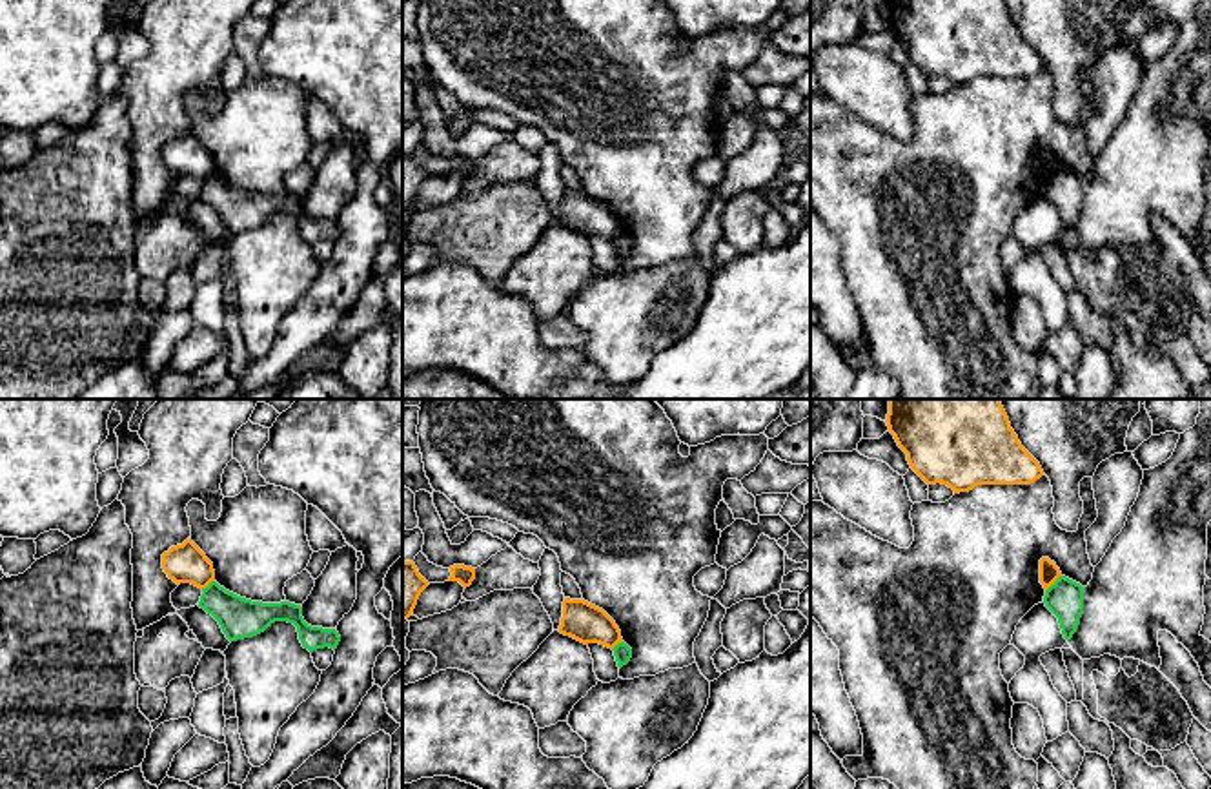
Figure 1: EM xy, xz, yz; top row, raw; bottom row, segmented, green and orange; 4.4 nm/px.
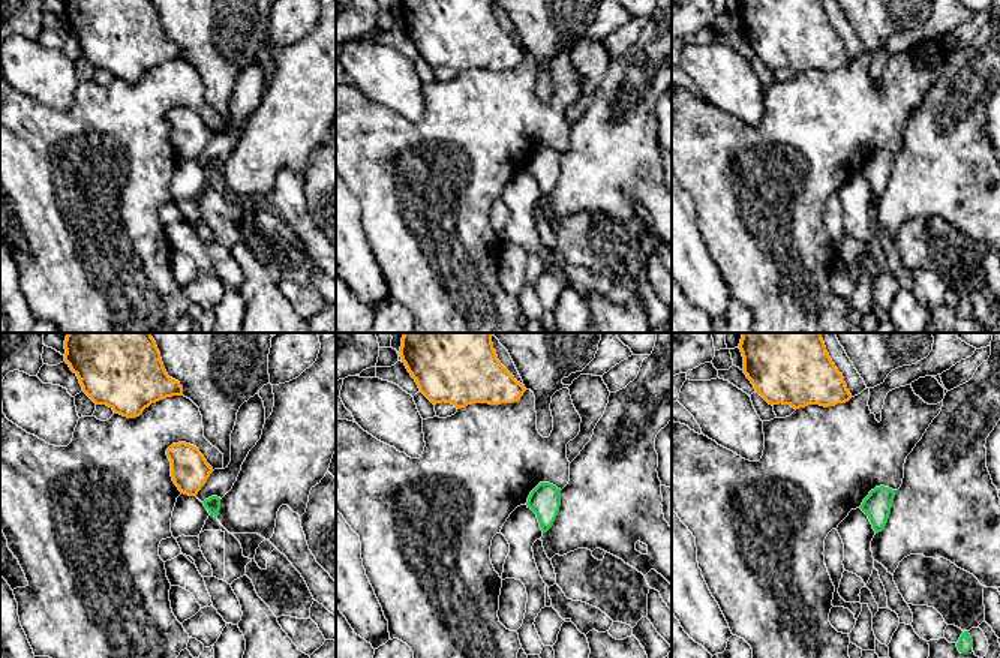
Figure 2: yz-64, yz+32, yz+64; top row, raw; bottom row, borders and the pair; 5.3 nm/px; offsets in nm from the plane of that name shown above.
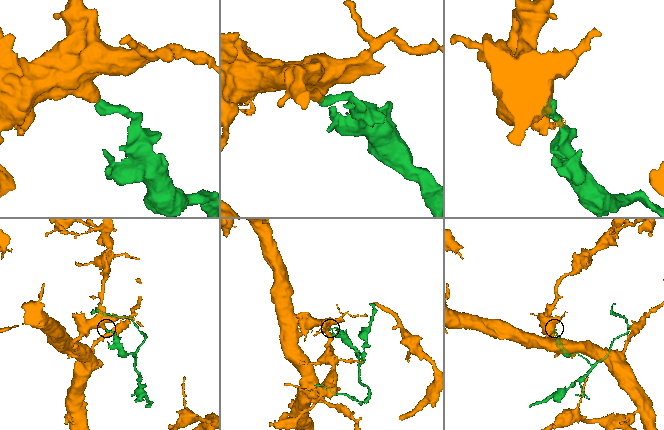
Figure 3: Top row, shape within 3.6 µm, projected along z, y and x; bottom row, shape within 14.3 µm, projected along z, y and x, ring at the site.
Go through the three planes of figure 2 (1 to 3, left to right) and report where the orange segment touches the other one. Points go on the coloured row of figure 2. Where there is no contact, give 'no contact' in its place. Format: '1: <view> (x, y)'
1: no contact
2: no contact
3: no contact

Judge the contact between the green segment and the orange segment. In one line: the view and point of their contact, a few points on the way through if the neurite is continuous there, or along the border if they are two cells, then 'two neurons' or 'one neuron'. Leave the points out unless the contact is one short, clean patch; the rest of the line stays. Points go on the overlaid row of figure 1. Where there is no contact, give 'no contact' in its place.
contact yz (1055, 584); border yz (1060, 574), (1046, 591); two neurons

